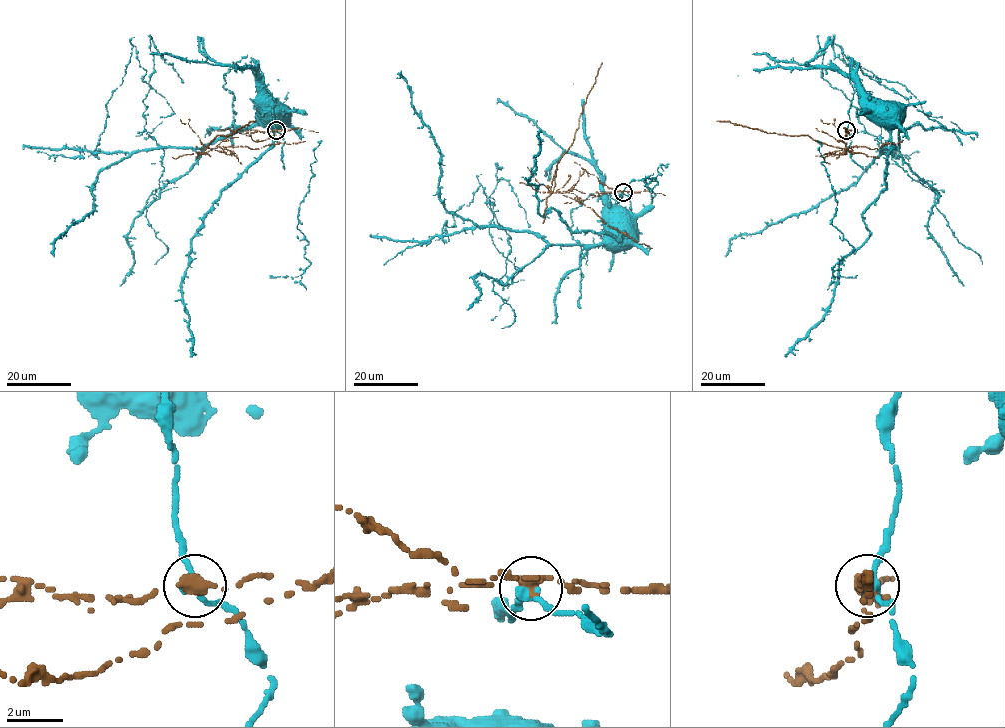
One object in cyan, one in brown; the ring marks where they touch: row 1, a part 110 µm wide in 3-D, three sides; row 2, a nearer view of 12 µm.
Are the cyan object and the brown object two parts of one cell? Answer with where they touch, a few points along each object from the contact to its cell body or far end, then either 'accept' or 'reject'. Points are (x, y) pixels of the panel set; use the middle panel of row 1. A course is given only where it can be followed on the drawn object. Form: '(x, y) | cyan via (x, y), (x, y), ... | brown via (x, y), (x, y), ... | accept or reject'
(623, 192) | cyan via (622, 192), (618, 200), (610, 198), (614, 220) | brown via (622, 192), (594, 196), (571, 189), (563, 193), (552, 192), (557, 164), (573, 142), (587, 95), (602, 62) | reject

